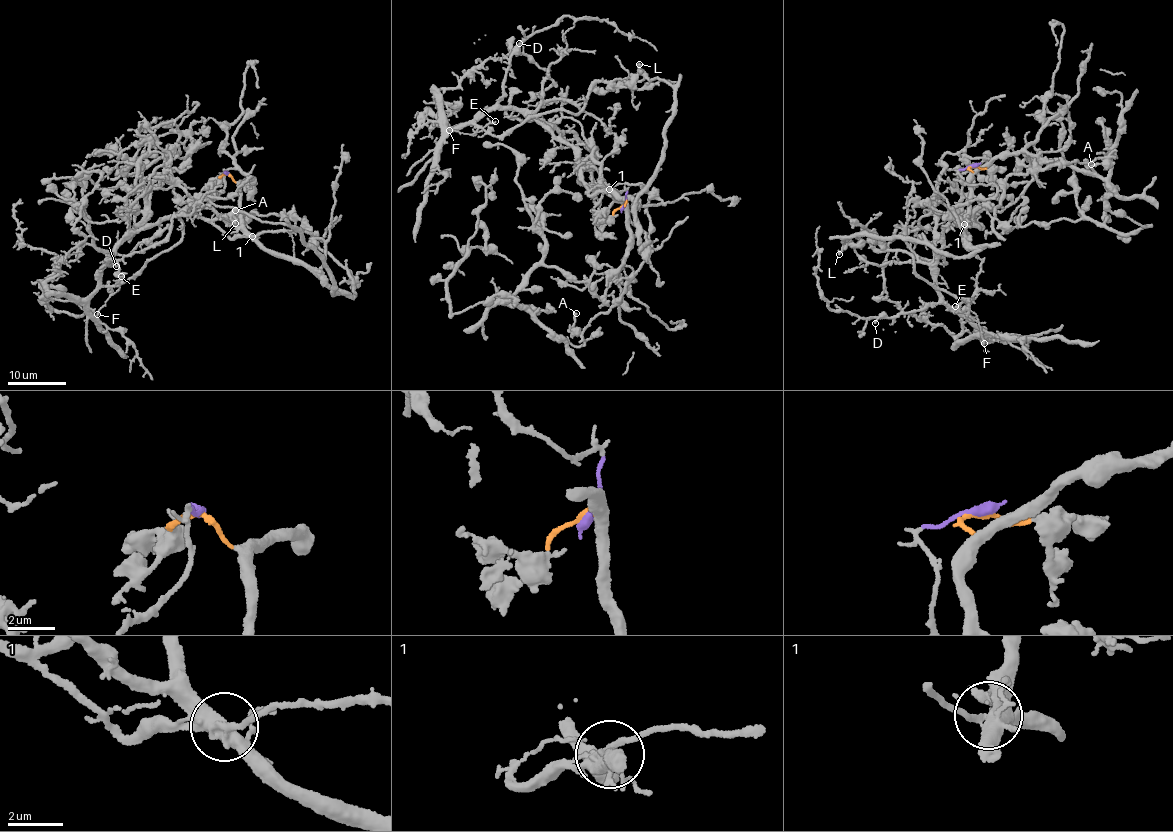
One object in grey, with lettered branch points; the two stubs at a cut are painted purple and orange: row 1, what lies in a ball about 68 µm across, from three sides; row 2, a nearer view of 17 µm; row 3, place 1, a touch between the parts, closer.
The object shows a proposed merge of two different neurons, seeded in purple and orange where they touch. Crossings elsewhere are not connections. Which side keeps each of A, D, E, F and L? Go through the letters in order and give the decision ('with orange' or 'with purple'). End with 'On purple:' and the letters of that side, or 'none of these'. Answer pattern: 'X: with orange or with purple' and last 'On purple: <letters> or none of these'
A: with orange
D: with purple
E: with purple
F: with purple
L: with orange
On purple: D, E, F

